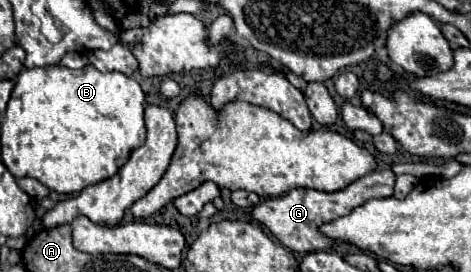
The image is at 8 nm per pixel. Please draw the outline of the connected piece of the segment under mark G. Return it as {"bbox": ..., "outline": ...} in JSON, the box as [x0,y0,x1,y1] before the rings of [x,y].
{"bbox":[252,169,396,253],"outline":[[[384,169],[384,171],[370,173],[336,193],[324,193],[324,191],[316,191],[316,189],[292,189],[286,195],[272,197],[272,199],[258,203],[252,209],[252,219],[262,223],[264,227],[268,227],[270,233],[290,251],[296,251],[296,253],[324,251],[324,249],[330,249],[336,245],[336,239],[330,239],[320,233],[320,227],[324,223],[330,223],[338,217],[348,215],[352,209],[364,205],[368,199],[392,197],[394,183],[396,183],[396,175],[390,169]]]}

